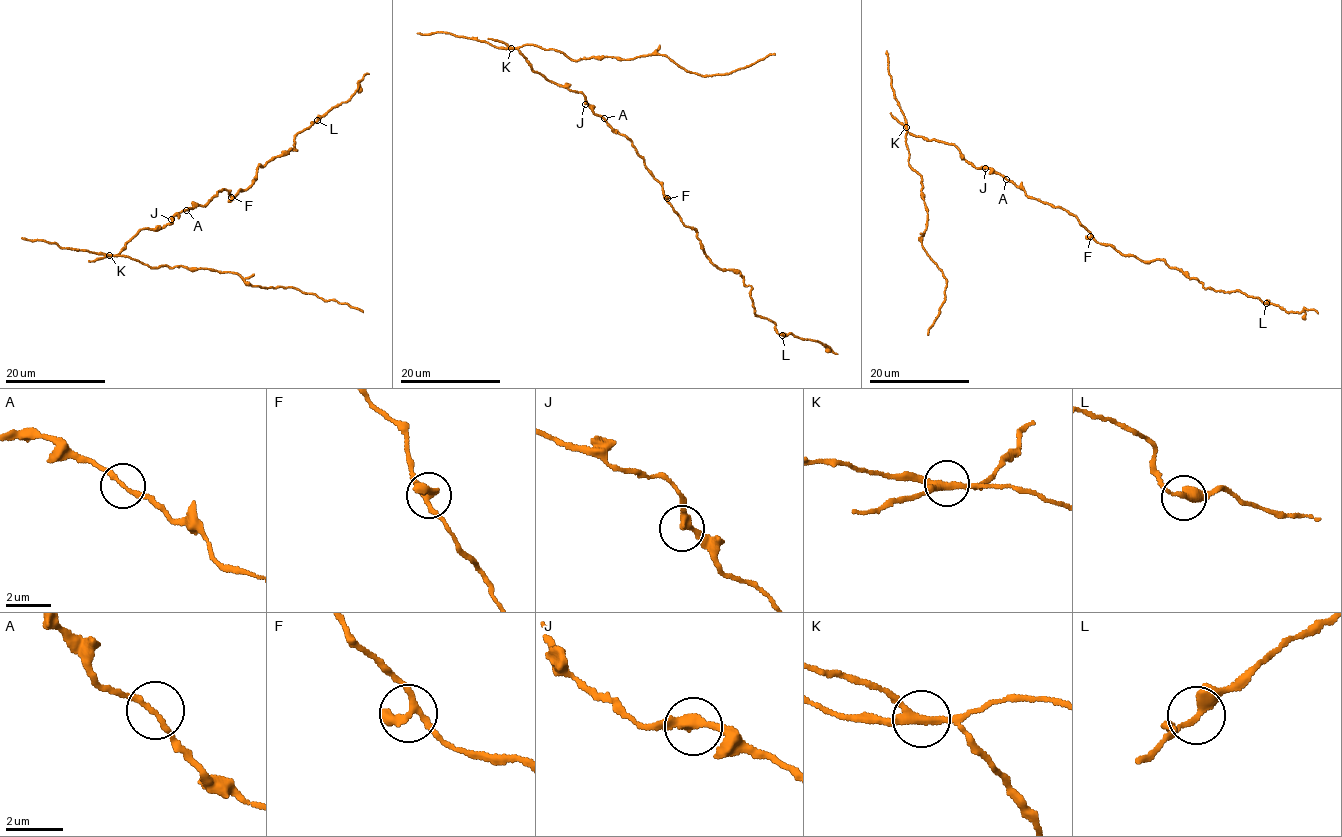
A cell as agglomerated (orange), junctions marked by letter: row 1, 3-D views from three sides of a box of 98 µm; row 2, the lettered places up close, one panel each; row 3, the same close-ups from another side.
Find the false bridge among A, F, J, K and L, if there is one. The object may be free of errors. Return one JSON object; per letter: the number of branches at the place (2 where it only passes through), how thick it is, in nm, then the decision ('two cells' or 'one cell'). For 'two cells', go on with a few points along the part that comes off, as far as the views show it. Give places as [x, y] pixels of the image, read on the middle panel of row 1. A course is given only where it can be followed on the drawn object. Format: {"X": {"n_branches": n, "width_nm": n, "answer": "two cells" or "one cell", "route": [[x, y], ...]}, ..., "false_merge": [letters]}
{"A": {"n_branches": 2, "width_nm": 190, "answer": "one cell"}, "F": {"n_branches": 3, "width_nm": 240, "answer": "one cell"}, "J": {"n_branches": 2, "width_nm": 280, "answer": "one cell"}, "K": {"n_branches": 3, "width_nm": 260, "answer": "two cells", "route": [[511, 48], [531, 45], [576, 60], [657, 53], [707, 76], [774, 55]]}, "L": {"n_branches": 2, "width_nm": 320, "answer": "one cell"}, "false_merge": ["K"]}

